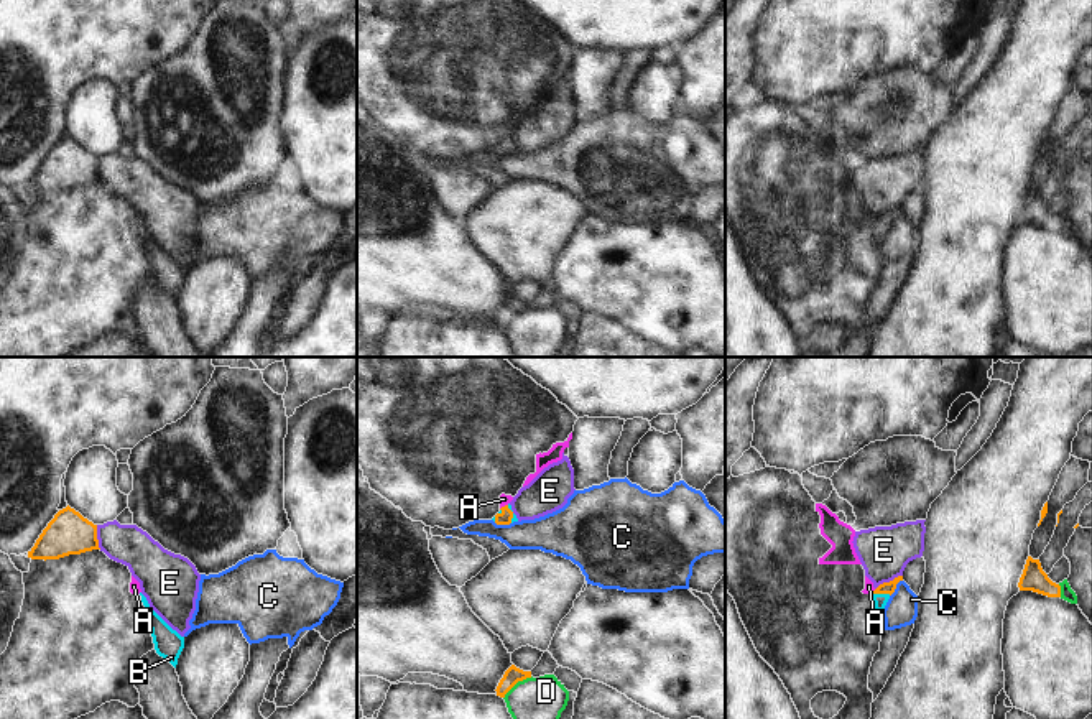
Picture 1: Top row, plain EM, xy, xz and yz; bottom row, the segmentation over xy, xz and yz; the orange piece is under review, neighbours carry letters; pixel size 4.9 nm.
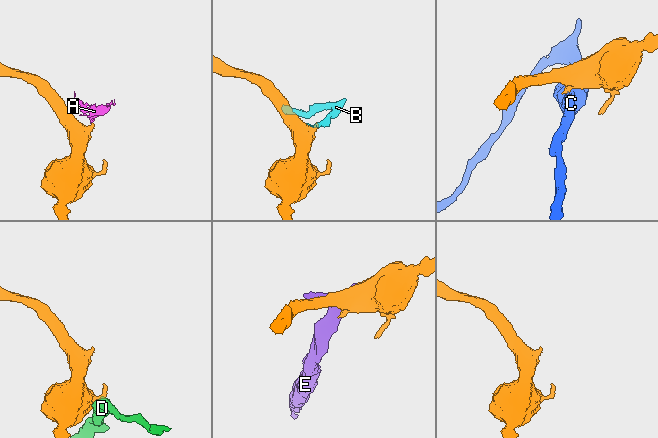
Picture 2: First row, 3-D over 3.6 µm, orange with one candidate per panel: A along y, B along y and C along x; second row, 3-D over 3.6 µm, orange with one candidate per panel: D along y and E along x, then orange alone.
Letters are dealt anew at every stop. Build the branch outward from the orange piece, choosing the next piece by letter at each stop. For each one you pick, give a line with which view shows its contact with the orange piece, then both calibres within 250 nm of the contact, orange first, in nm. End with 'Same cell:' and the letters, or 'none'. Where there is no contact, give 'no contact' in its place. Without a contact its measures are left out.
B: contact in yz; calibres 60 and 70 nm
Same cell: B

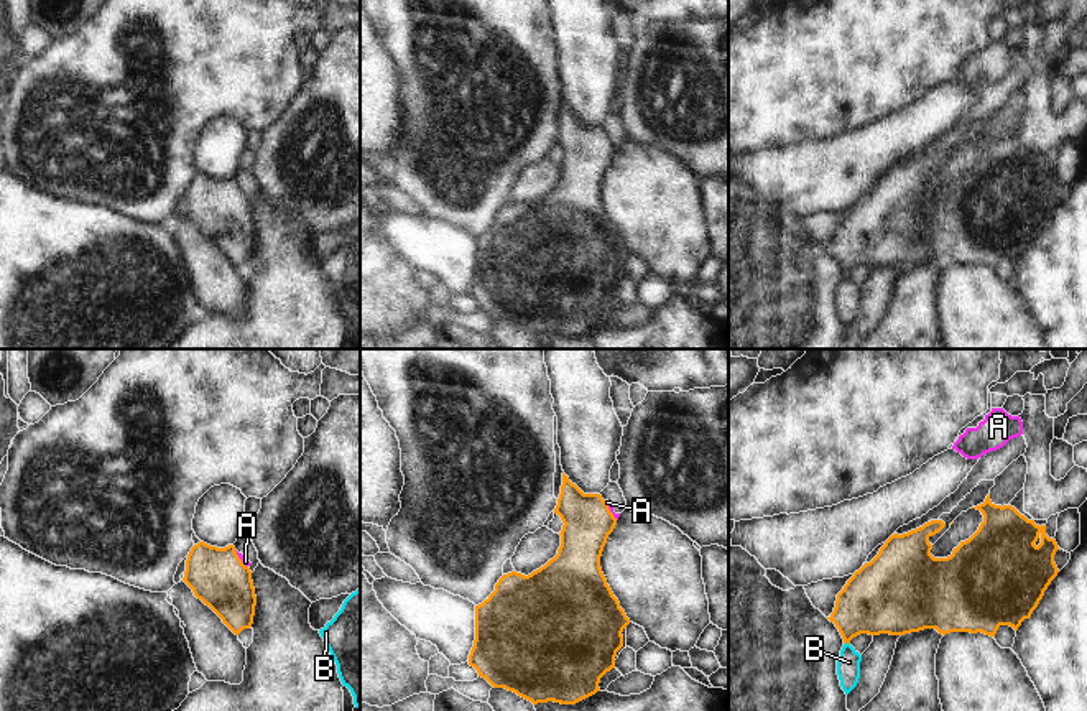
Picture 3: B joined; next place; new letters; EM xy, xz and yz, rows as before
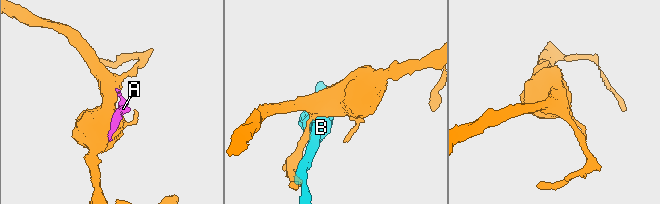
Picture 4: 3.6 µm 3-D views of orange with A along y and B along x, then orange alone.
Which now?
Same cell: none

